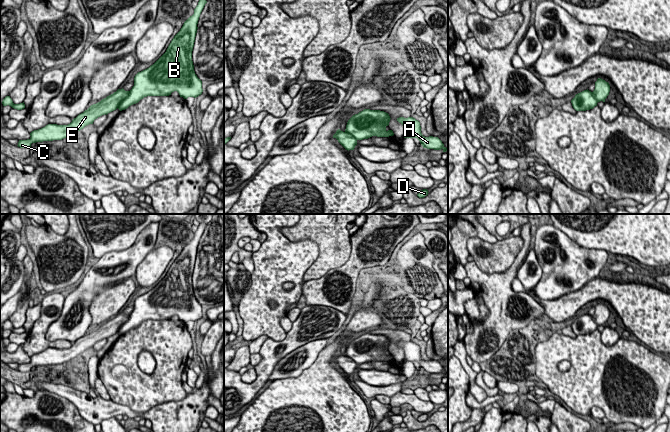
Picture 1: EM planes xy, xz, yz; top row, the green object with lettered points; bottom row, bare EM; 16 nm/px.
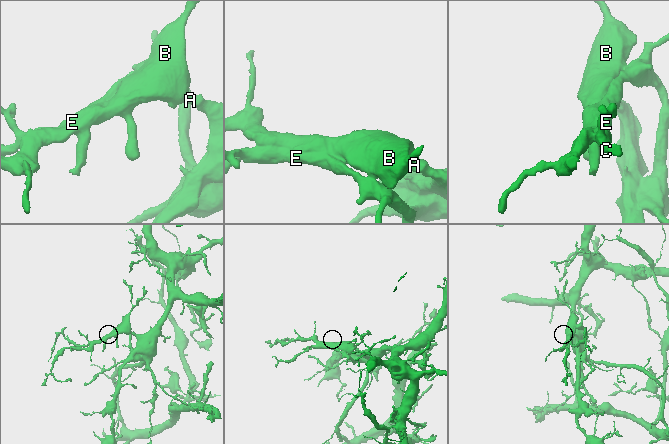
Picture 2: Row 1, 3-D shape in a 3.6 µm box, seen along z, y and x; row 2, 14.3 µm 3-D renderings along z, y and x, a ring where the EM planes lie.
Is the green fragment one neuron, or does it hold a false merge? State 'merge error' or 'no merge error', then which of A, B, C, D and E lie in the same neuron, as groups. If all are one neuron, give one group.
merge error; A B / C D E

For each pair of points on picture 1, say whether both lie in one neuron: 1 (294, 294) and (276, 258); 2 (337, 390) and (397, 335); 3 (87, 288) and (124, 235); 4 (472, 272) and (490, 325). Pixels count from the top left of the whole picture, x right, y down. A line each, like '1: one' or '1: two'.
1: one
2: two
3: two
4: one

